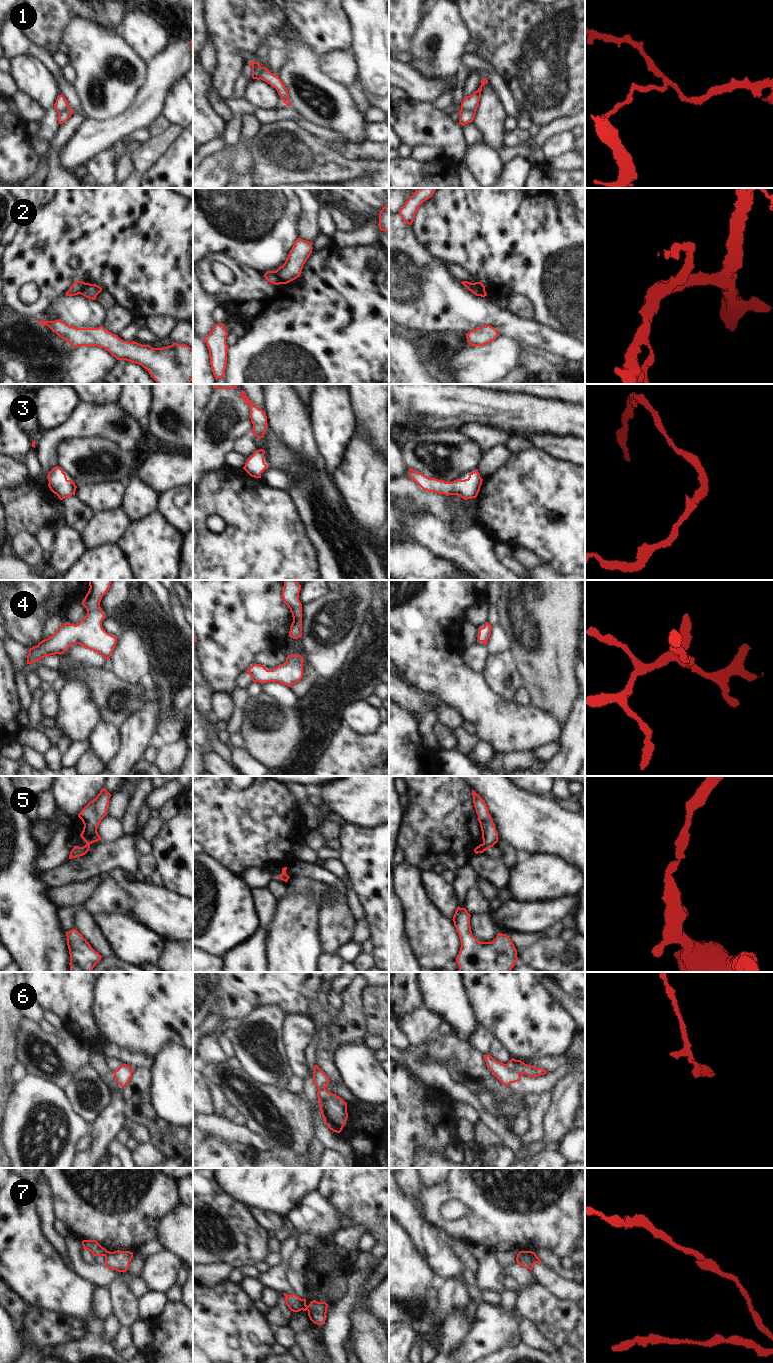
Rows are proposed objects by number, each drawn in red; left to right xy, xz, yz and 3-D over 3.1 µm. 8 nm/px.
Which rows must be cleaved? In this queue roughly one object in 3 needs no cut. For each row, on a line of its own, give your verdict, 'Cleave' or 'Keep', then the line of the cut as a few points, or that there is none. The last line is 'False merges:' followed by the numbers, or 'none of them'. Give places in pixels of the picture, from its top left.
1: Cleave. Split along xz (253, 64), (258, 67), (260, 78)
2: Cleave. Split along xz (275, 271), (280, 283)
3: Keep. No split
4: Keep. No split
5: Cleave. Split along yz (483, 843), (490, 846)
6: Cleave. Split along yz (505, 1064), (509, 1069), (519, 1074)
7: Cleave. Split along xz (303, 1299), (301, 1309)
False merges: 1, 2, 5, 6, 7

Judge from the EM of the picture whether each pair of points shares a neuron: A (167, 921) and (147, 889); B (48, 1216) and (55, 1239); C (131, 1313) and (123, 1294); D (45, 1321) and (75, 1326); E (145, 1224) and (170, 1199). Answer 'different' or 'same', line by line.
A: same
B: same
C: same
D: same
E: same

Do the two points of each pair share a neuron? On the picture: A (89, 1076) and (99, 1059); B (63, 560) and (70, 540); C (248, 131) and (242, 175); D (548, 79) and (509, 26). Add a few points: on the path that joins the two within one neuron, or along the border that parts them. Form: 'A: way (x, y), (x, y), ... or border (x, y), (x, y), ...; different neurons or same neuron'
A: border (89, 1065), (97, 1071), (109, 1086); different neurons
B: way (64, 555), (68, 545); same neuron
C: way (242, 142), (242, 164); same neuron
D: way (548, 66), (522, 39); same neuron

